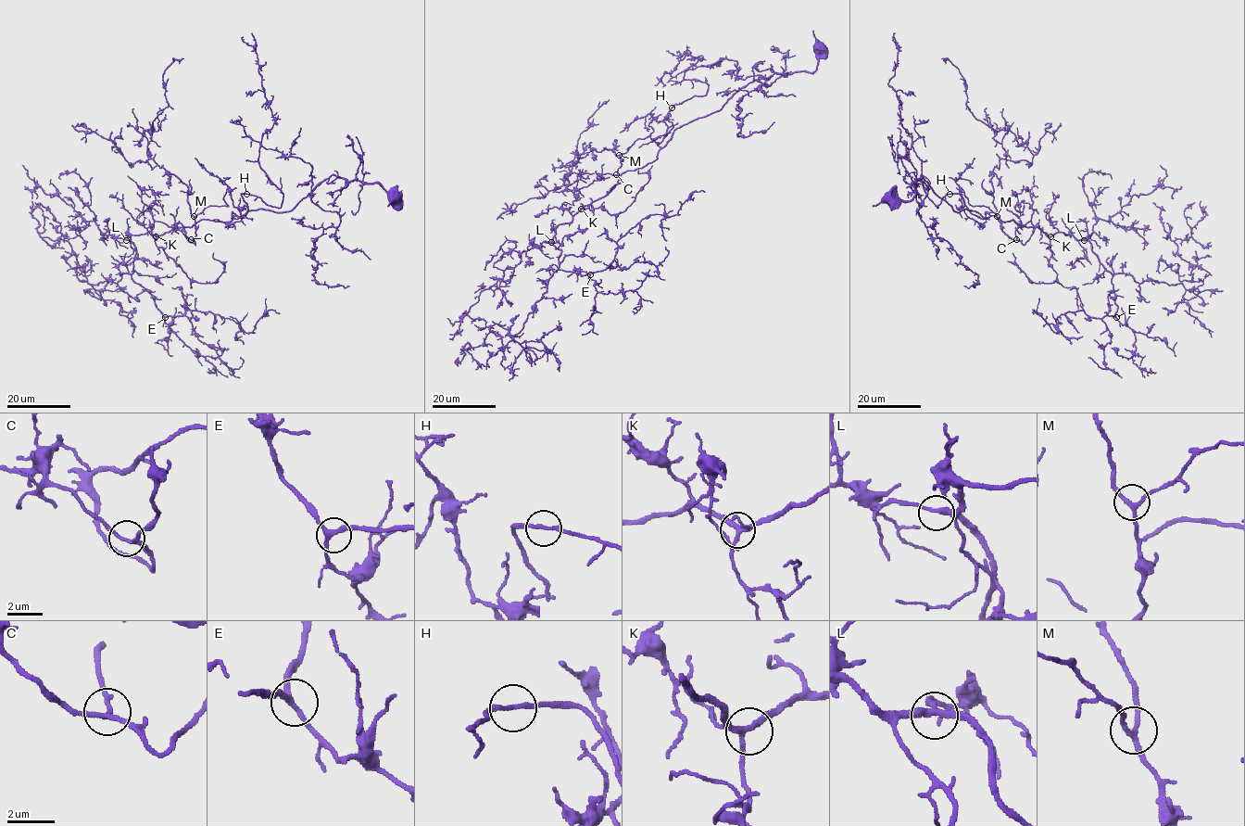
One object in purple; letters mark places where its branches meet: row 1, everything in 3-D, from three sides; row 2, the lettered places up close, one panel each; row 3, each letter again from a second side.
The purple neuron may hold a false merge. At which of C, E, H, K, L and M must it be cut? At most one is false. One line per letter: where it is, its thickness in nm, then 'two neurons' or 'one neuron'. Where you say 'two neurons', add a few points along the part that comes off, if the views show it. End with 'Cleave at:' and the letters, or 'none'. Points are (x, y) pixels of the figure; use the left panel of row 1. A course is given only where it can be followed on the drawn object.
C: place (191, 239); calibre 190 nm; one neuron
E: place (165, 317); calibre 240 nm; one neuron
H: place (246, 194); calibre 190 nm; one neuron
K: place (156, 236); calibre 240 nm; one neuron
L: place (126, 240); calibre 240 nm; one neuron
M: place (194, 216); calibre 190 nm; one neuron
Cleave at: none

